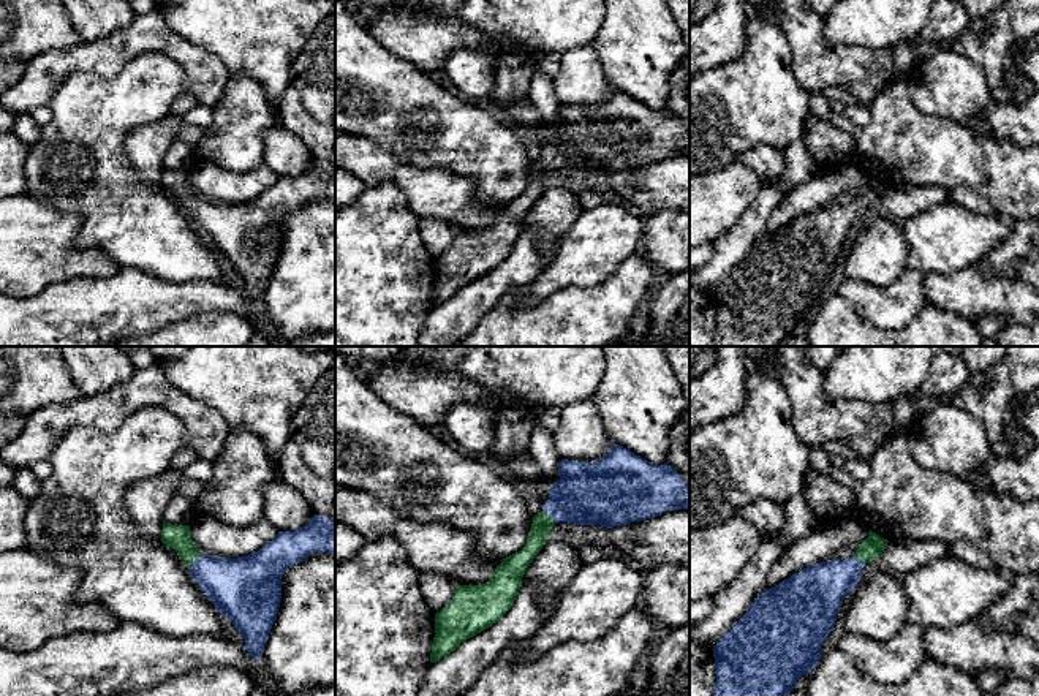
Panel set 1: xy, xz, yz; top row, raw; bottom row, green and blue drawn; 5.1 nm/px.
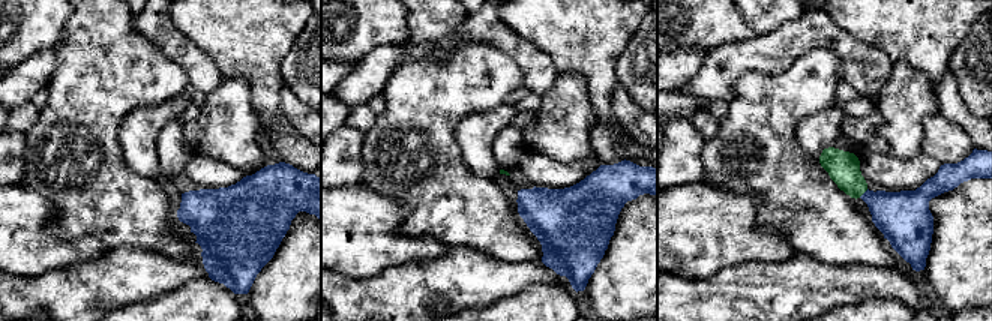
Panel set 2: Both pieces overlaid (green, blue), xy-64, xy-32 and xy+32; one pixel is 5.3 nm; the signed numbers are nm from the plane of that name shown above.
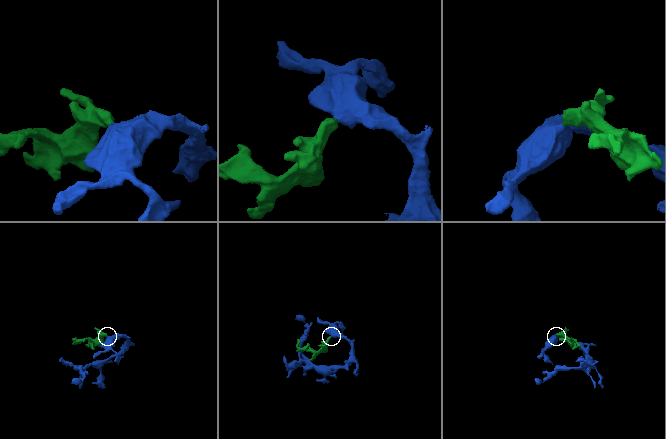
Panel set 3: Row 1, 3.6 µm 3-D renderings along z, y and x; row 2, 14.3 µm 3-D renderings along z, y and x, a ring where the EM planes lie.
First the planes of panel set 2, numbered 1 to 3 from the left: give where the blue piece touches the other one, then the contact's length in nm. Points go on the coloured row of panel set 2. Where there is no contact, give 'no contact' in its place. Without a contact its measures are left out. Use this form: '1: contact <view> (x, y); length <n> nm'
1: no contact
2: no contact
3: contact xy+32 (863, 192); length 70 nm

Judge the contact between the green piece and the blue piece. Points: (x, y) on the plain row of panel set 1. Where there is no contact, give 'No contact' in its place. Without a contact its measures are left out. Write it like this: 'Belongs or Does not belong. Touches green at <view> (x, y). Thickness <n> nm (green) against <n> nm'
Belongs. Touches green at xz (549, 162). Thickness 100 nm (green) against 320 nm

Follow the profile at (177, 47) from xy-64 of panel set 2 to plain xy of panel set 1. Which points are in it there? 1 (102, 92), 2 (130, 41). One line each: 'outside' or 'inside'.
1: outside
2: inside

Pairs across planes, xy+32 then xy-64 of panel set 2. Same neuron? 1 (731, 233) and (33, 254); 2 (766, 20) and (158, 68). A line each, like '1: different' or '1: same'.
1: same
2: same

